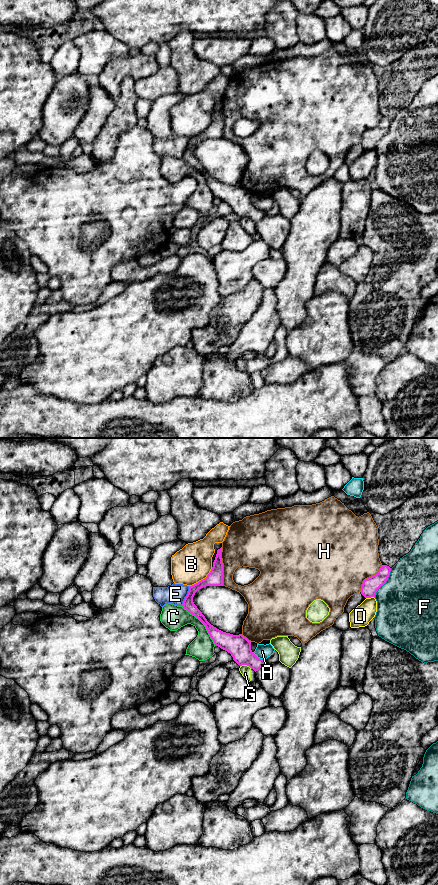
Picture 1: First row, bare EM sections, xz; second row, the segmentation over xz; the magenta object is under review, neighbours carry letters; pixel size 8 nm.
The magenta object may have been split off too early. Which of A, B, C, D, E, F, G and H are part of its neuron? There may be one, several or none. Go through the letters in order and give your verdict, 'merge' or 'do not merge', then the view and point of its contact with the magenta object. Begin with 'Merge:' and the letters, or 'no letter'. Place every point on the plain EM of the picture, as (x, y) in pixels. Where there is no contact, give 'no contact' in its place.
Merge: no letter
A: do not merge | xz (257, 209)
B: do not merge | xz (203, 131)
C: do not merge | xz (203, 175)
D: do not merge | xz (370, 149)
E: do not merge | xz (186, 148)
F: do not merge | xz (384, 135)
G: do not merge | xz (246, 216)
H: do not merge | xz (222, 118)

